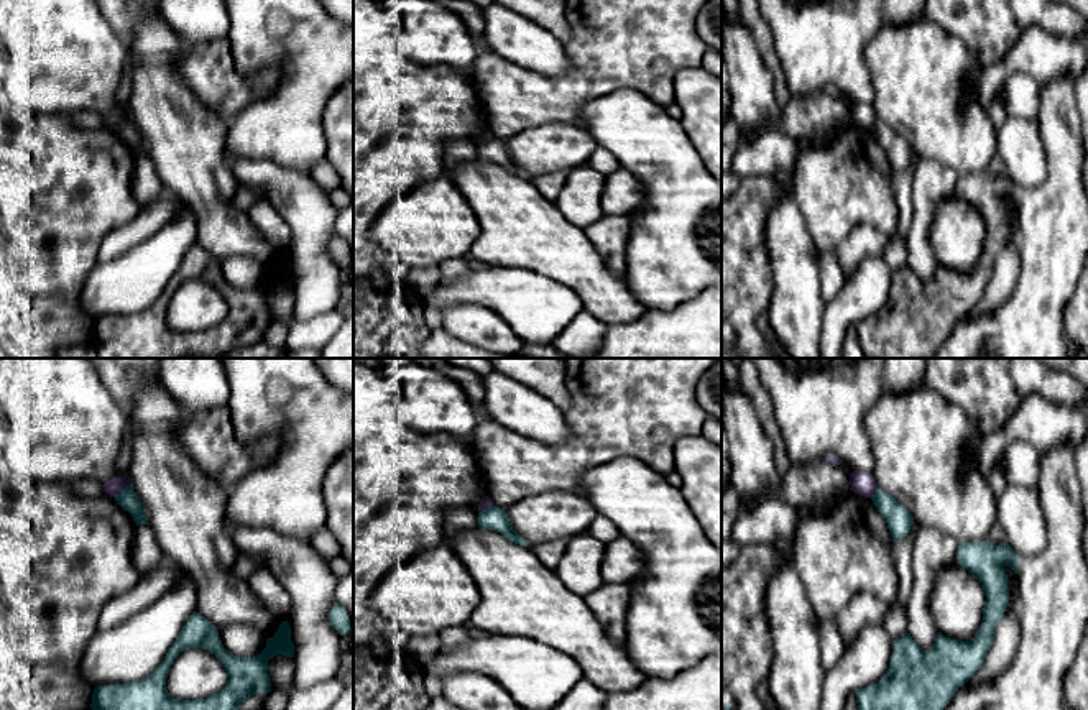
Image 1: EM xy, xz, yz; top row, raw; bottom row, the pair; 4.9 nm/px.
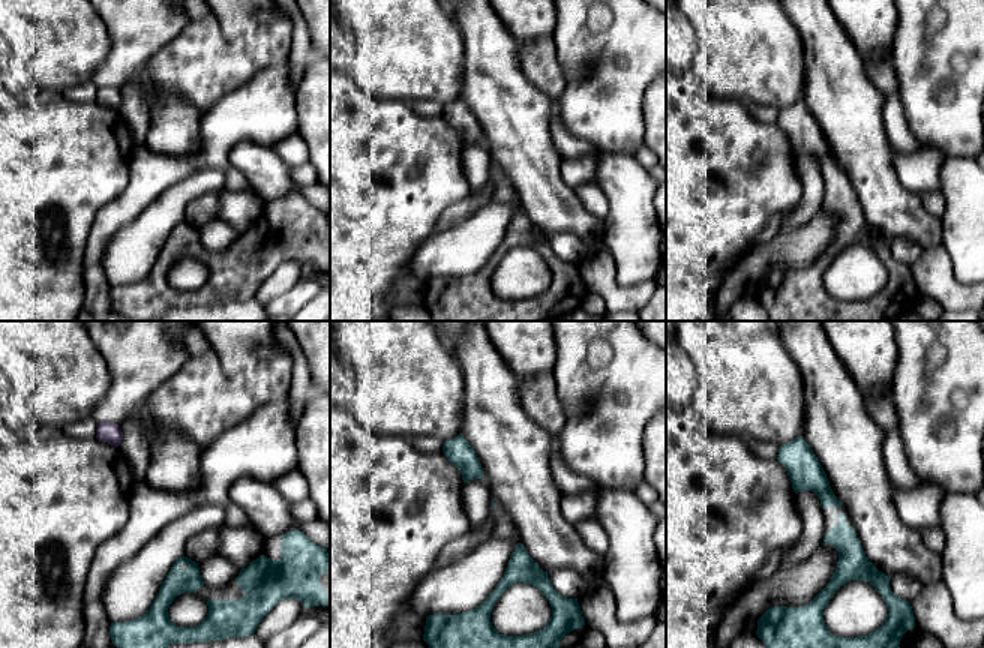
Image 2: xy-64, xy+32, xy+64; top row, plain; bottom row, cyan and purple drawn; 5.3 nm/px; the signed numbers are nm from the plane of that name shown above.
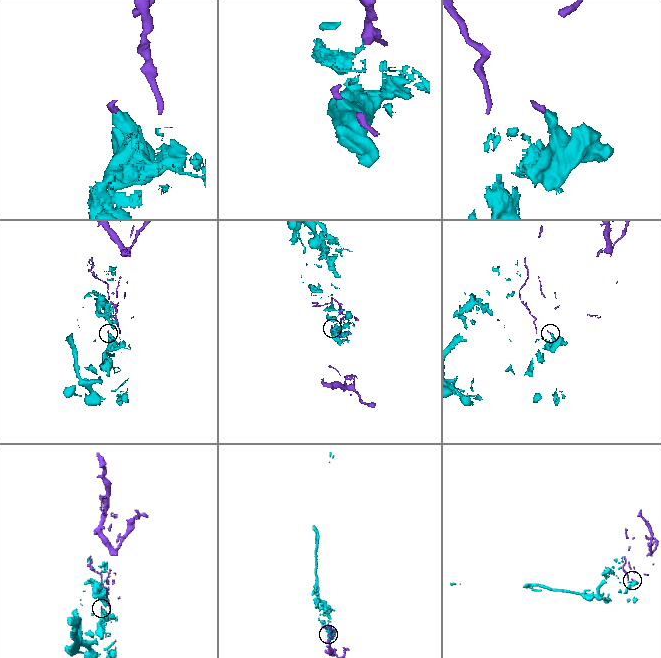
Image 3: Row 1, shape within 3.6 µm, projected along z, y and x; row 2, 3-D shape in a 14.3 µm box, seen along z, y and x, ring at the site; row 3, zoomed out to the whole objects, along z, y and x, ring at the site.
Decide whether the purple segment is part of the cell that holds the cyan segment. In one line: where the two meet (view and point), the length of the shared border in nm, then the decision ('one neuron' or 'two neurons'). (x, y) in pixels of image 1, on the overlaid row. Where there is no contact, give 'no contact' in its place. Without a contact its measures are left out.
xy (122, 490) | 100 nm | two neurons

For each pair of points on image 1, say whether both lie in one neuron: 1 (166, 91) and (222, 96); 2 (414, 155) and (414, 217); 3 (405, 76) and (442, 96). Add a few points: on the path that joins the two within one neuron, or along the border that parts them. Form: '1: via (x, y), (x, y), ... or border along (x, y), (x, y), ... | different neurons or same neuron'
1: border along (179, 58), (176, 69), (181, 81), (224, 119) | different neurons
2: border along (424, 181), (398, 194), (383, 211) | different neurons
3: via (414, 76), (433, 86) | same neuron

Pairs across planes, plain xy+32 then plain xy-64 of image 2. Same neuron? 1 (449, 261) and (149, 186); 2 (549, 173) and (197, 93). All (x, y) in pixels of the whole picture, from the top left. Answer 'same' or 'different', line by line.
1: different
2: different

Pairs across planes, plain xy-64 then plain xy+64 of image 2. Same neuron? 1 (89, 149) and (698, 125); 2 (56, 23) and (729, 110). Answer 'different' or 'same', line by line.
1: same
2: different

